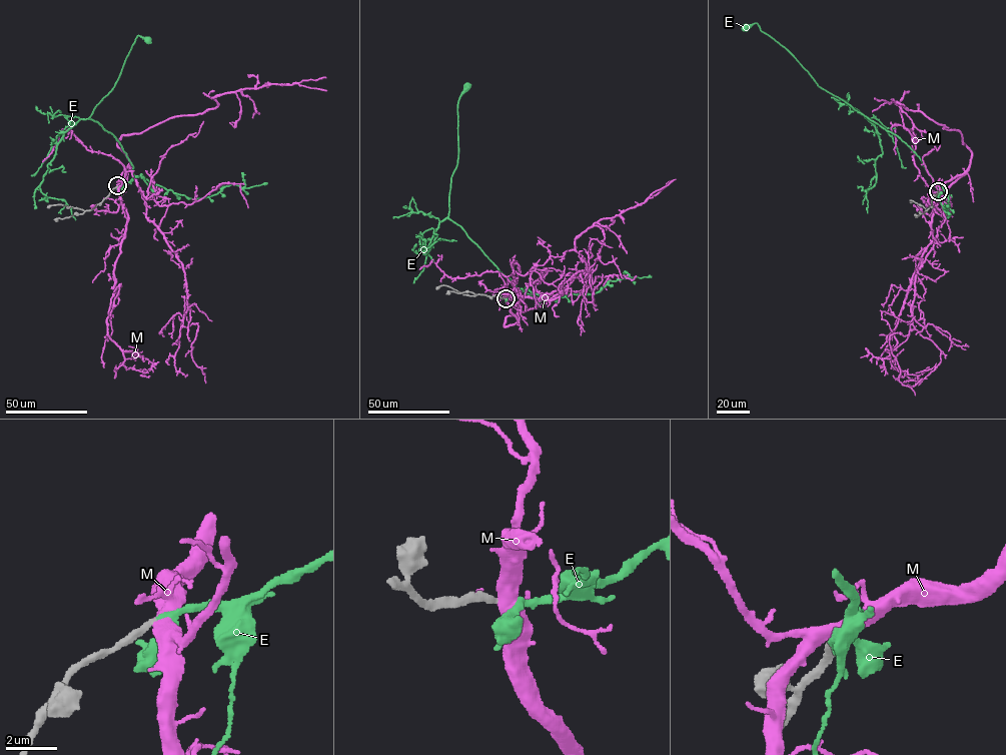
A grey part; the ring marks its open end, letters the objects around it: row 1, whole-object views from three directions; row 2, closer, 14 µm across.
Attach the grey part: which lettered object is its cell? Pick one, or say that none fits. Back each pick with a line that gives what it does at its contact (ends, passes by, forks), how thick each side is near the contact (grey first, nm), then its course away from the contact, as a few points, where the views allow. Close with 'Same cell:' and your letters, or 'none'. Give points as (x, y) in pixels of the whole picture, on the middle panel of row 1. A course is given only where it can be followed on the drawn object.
E: it passes by | 240/160 nm | via (506, 297), (517, 293), (515, 283), (448, 217), (450, 184), (458, 157), (457, 105), (466, 85)
Same cell: E

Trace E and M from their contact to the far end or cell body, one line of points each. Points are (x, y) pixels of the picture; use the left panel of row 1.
E: (117, 186), (130, 180), (133, 166), (113, 135), (88, 118), (113, 87), (136, 37), (148, 39)
M: (117, 186), (129, 162), (118, 146), (124, 135), (195, 115), (218, 105), (211, 97), (244, 88), (326, 90)

